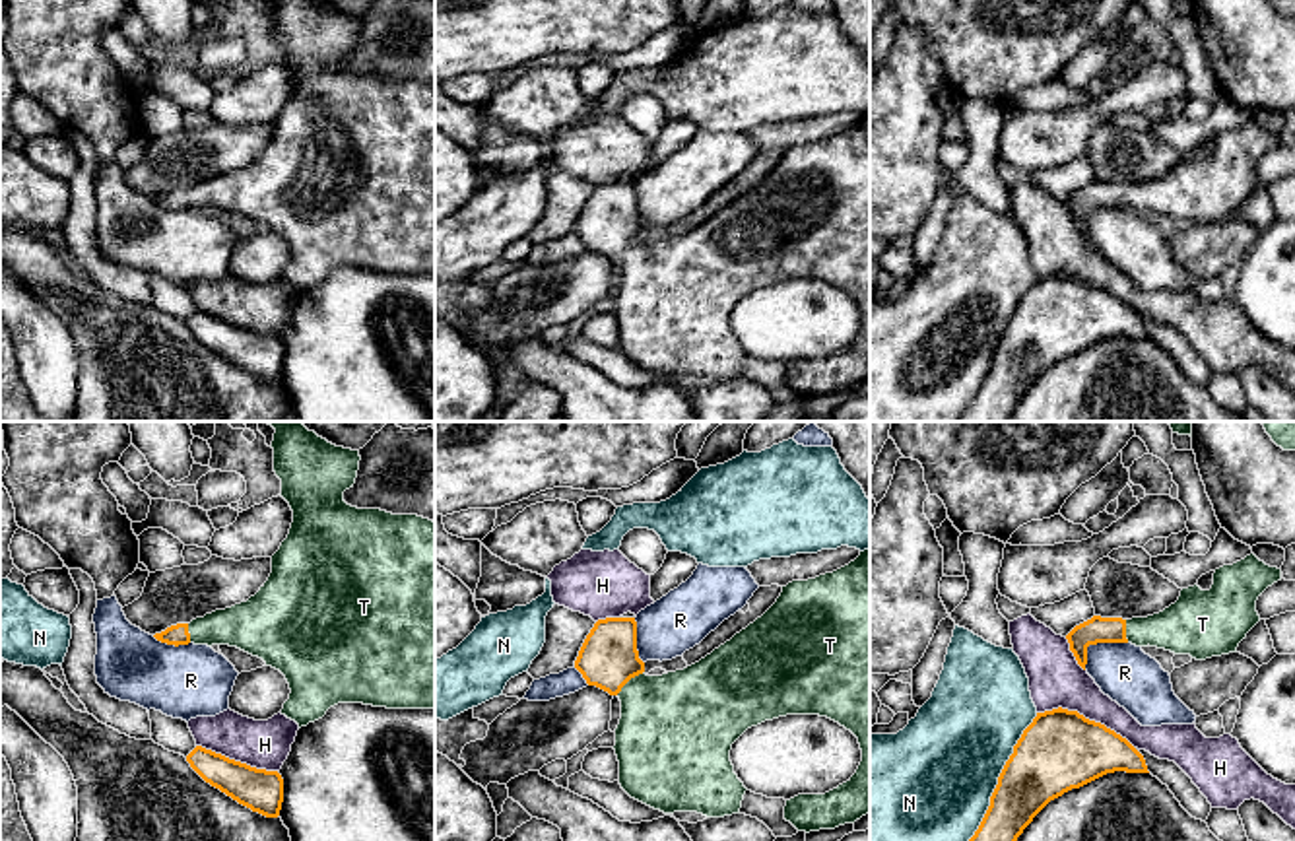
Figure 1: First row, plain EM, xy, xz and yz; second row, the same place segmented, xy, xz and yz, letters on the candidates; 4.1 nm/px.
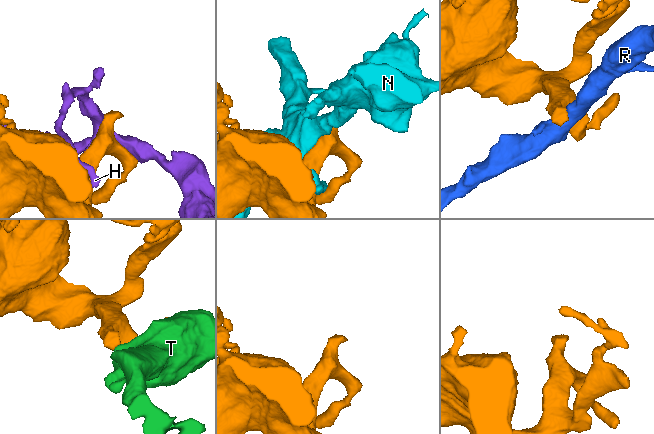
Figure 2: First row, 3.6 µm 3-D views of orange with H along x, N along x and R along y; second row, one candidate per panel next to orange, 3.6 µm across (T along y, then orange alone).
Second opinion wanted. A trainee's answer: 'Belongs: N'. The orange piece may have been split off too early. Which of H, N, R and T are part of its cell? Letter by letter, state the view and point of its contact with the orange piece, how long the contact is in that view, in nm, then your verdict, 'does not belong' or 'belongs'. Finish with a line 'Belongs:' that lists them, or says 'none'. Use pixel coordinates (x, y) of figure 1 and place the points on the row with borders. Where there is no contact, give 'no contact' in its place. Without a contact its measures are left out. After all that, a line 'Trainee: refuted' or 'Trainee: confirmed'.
H: contact yz (1084, 717); length 440 nm; does not belong
N: contact yz (998, 777); length 600 nm; does not belong
R: contact yz (1095, 643); length 220 nm; does not belong
T: contact xz (630, 678); length 160 nm; belongs
Belongs: T
Trainee: refuted

